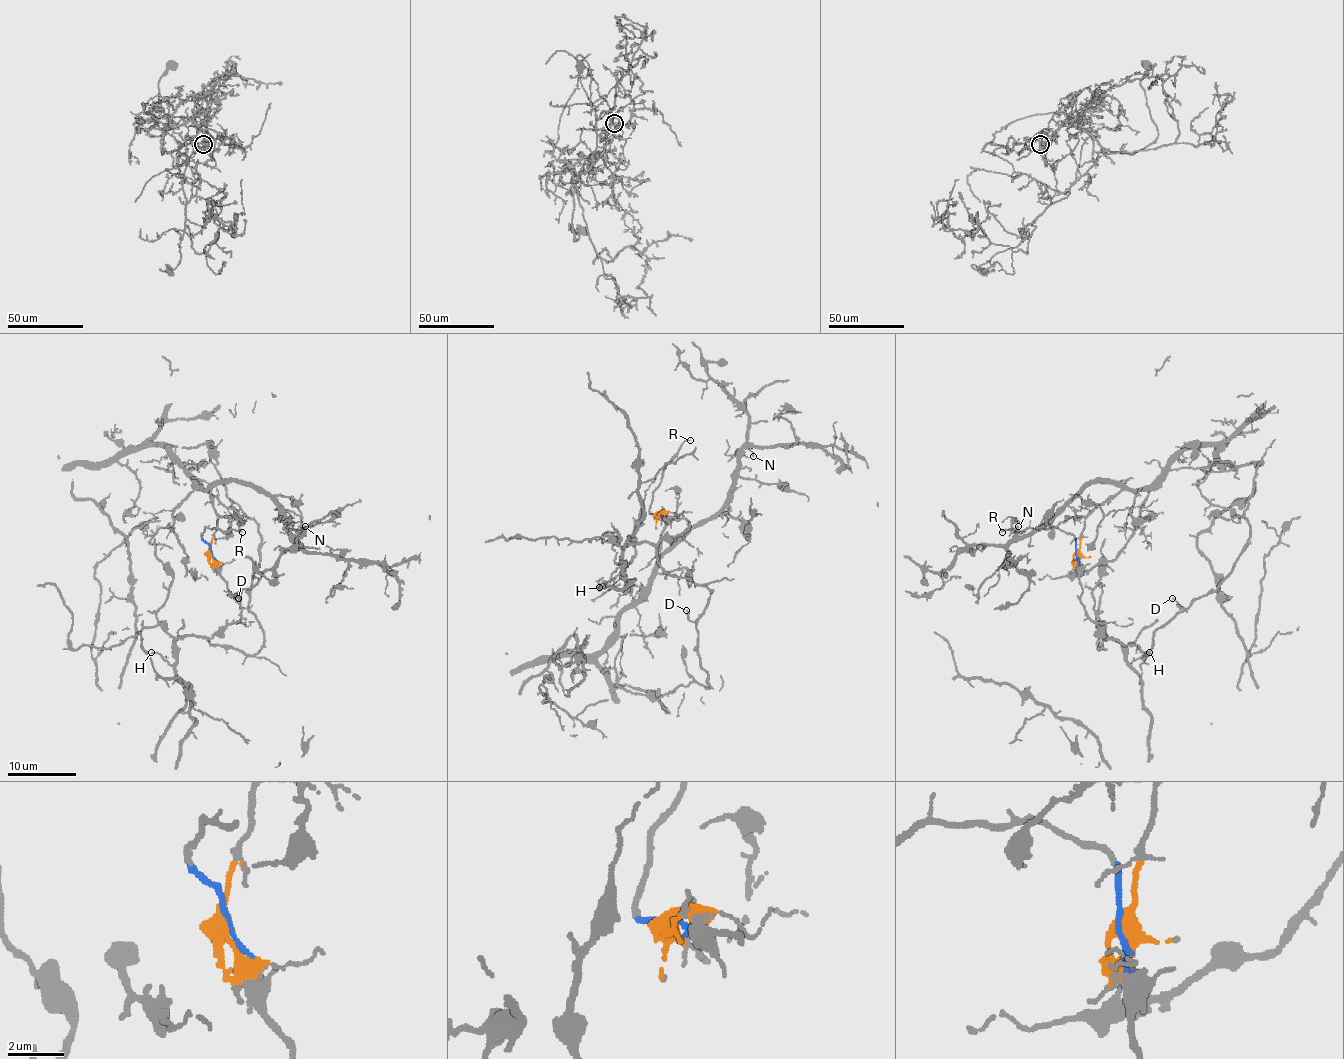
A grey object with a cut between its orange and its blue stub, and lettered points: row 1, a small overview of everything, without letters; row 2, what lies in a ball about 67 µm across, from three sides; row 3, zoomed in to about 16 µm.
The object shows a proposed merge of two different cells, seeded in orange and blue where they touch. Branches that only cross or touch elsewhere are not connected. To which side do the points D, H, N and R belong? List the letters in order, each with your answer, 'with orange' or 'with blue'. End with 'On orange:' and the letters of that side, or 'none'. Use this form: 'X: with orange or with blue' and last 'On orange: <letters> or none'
D: with blue
H: with blue
N: with orange
R: with blue
On orange: N

